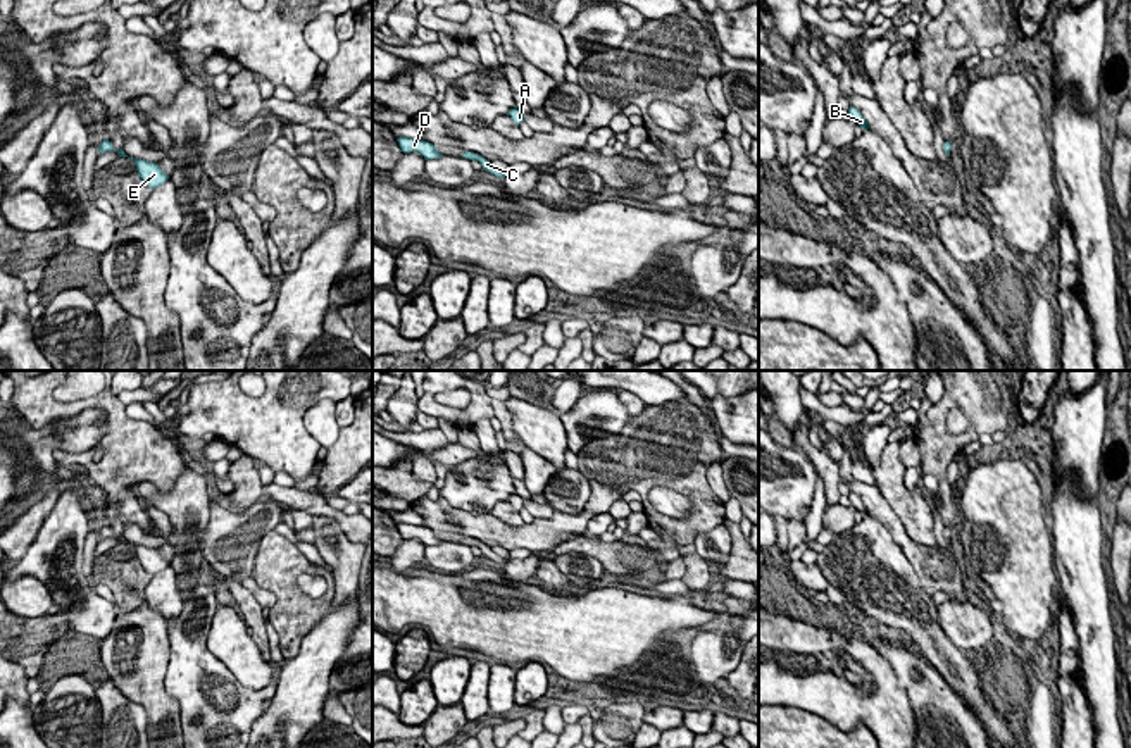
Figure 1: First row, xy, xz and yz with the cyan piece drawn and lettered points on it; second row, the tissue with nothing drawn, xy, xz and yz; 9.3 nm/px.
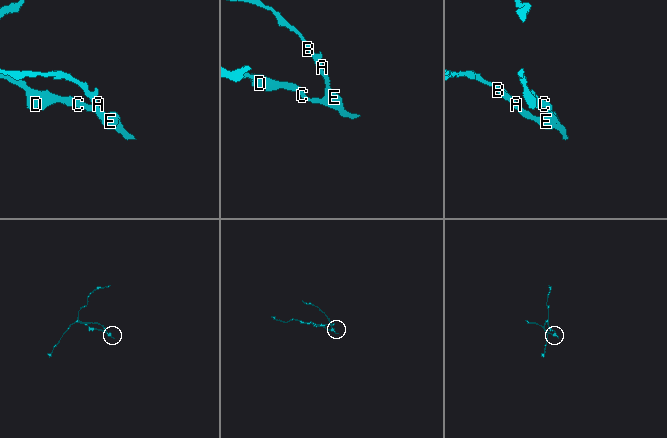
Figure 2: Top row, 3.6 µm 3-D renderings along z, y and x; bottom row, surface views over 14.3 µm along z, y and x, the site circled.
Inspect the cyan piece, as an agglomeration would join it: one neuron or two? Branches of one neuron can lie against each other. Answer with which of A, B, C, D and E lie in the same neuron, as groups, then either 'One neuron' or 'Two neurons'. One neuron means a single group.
Groups: A B C D E. One neuron

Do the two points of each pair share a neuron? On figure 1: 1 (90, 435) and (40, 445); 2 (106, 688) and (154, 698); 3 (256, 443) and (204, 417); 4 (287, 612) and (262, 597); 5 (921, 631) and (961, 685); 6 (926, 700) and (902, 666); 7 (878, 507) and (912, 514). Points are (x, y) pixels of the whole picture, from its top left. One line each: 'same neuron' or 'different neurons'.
1: same neuron
2: different neurons
3: same neuron
4: different neurons
5: same neuron
6: same neuron
7: different neurons

